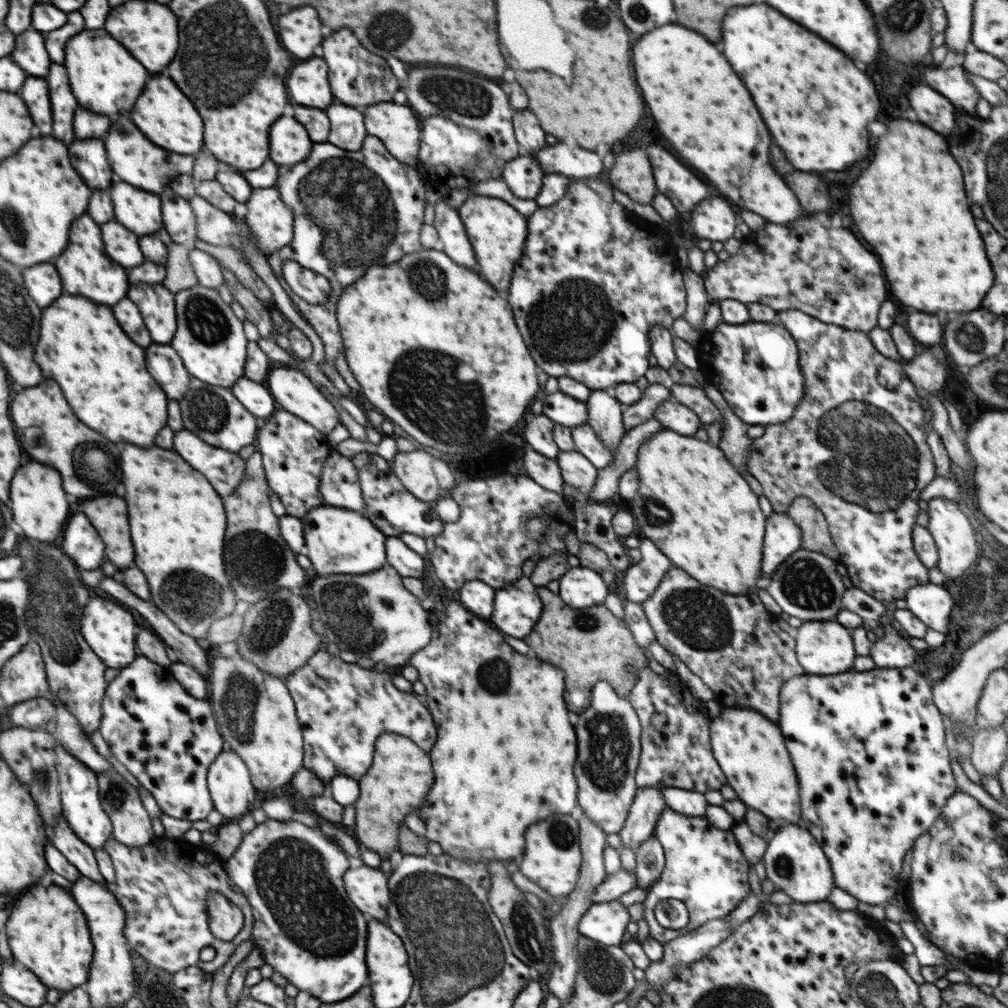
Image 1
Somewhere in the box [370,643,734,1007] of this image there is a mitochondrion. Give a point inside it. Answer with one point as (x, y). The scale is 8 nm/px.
(452, 933)

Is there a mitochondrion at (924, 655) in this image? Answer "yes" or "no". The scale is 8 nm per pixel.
no

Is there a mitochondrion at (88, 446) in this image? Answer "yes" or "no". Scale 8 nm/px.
yes

